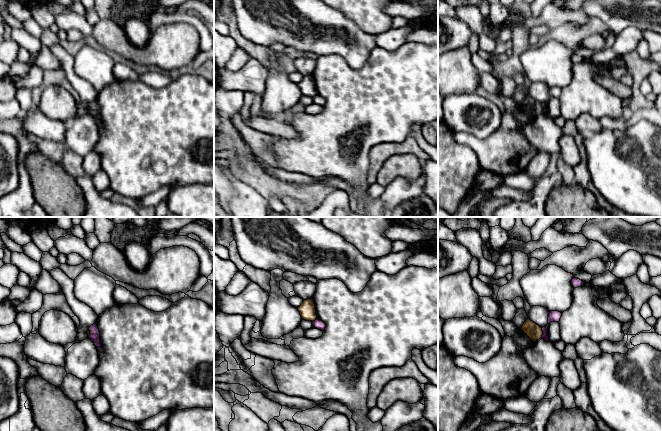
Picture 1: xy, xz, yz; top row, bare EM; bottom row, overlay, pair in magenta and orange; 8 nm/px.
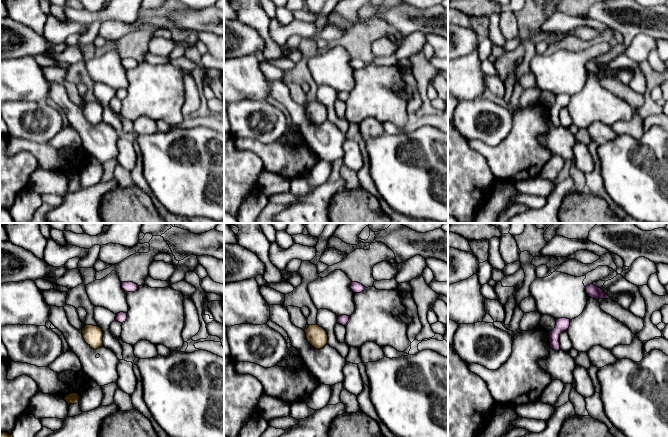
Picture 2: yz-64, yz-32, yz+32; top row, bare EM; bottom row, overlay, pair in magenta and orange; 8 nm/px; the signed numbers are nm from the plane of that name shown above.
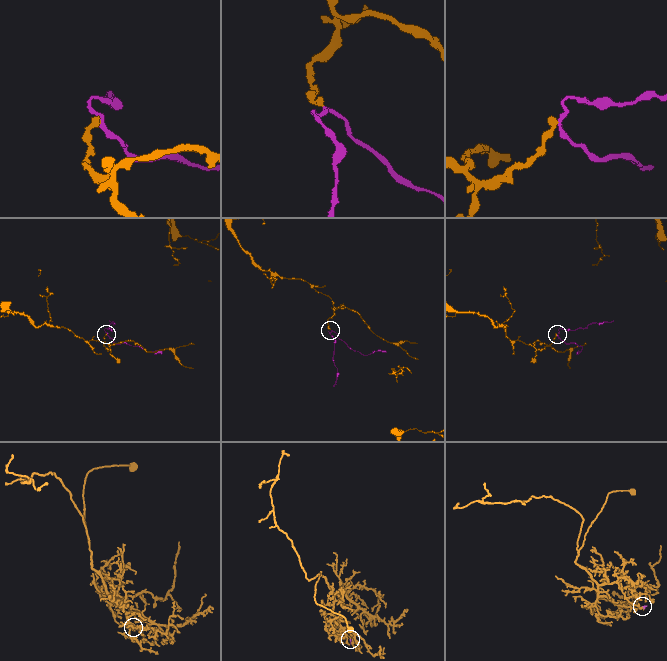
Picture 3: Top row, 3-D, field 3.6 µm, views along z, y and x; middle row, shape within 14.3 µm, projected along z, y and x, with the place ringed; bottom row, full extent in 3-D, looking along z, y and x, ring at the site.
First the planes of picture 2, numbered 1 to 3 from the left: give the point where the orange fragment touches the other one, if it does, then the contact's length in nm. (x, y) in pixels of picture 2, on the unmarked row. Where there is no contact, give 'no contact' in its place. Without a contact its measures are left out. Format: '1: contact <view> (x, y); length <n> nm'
1: no contact
2: no contact
3: no contact

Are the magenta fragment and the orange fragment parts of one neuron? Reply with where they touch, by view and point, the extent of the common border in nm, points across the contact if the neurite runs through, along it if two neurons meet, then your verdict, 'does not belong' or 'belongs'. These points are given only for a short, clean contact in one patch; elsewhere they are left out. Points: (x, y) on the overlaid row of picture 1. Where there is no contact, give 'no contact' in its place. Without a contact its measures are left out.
contact yz (543, 333); length 80 nm; border yz (541, 328), (542, 337); does not belong

